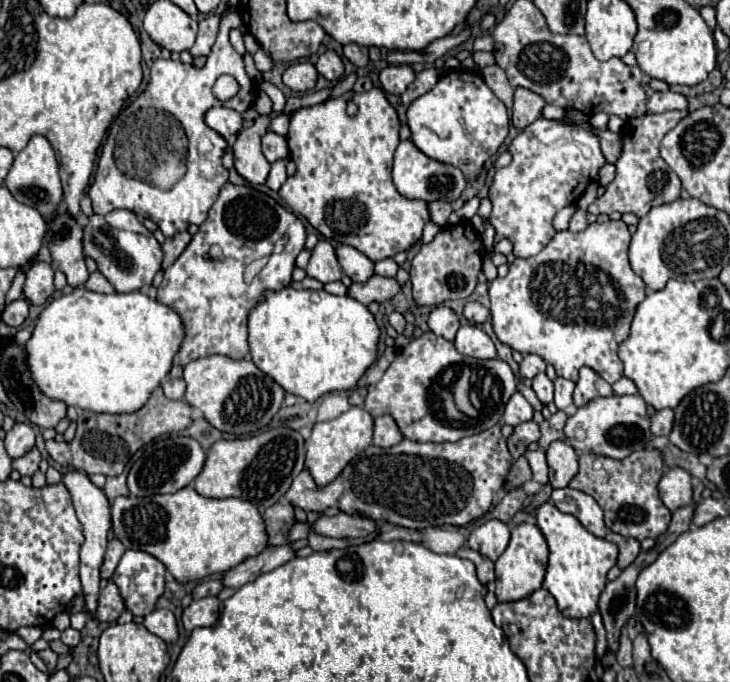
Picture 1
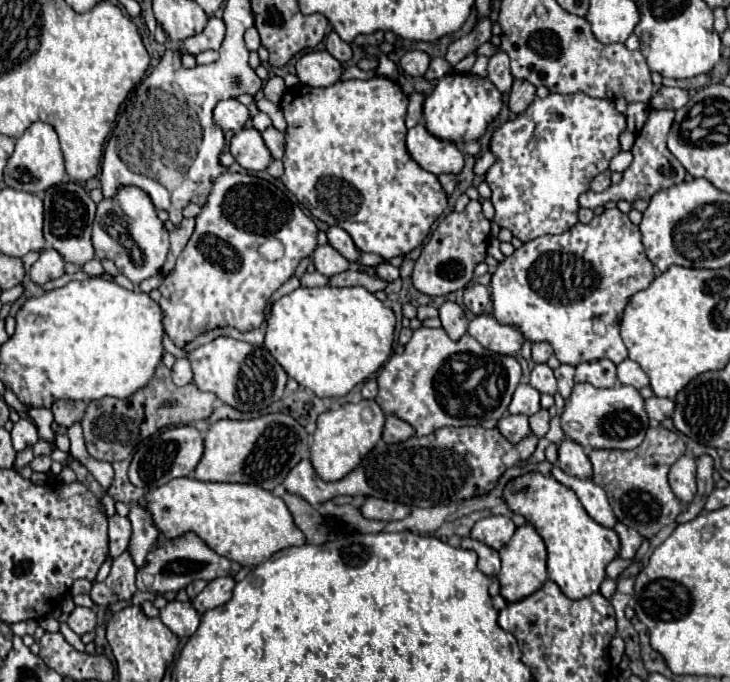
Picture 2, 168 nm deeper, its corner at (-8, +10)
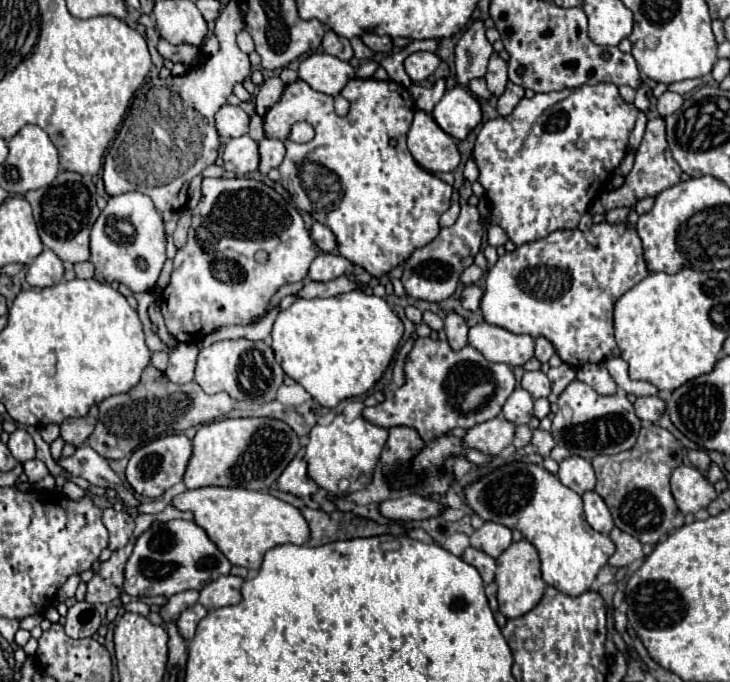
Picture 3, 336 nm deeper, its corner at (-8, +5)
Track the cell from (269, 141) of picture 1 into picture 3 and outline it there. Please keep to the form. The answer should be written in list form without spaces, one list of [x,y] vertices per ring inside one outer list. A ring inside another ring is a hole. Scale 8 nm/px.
[[[264,137],[258,145],[260,145],[260,149],[258,149],[260,151],[260,167],[258,167],[258,171],[262,175],[266,175],[272,167],[278,167],[282,163],[282,159],[286,155],[286,147],[284,147],[282,141],[268,139],[268,137]]]

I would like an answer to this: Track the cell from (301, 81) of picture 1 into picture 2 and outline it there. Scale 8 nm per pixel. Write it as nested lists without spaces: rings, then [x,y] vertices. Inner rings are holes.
[[[326,50],[308,52],[296,62],[296,76],[306,86],[326,88],[340,80],[342,64]]]

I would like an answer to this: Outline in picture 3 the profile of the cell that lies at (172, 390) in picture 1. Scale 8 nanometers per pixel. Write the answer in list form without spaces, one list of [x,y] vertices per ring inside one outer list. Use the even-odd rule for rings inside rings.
[[[178,343],[178,349],[170,353],[170,365],[164,371],[170,381],[176,385],[190,383],[194,379],[198,347],[194,343]]]

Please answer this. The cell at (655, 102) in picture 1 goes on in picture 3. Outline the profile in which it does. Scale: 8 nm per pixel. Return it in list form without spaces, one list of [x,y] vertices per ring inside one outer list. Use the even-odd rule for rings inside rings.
[[[666,91],[666,93],[658,99],[656,109],[658,109],[658,113],[660,113],[662,117],[666,117],[666,115],[670,115],[670,113],[676,113],[676,111],[682,107],[682,103],[684,103],[682,95],[672,93],[672,91]]]

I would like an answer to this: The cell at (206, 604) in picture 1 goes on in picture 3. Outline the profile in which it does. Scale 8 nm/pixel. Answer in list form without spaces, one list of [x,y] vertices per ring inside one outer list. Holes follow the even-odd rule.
[[[222,575],[216,581],[208,583],[202,591],[200,591],[200,603],[212,611],[224,605],[236,605],[240,601],[240,587],[242,587],[244,579],[234,577],[234,575]]]

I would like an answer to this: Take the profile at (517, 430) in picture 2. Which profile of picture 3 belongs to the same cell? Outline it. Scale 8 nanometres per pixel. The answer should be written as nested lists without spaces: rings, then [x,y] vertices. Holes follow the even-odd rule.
[[[496,417],[492,421],[472,427],[464,437],[464,443],[482,453],[498,455],[506,445],[514,441],[514,431],[516,431],[516,425],[510,425],[510,421]]]

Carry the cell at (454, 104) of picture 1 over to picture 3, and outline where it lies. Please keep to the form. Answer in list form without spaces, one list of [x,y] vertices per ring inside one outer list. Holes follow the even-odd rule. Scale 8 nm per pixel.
[[[456,85],[448,89],[436,103],[432,117],[444,133],[458,141],[464,141],[468,133],[482,123],[482,107],[468,89]]]

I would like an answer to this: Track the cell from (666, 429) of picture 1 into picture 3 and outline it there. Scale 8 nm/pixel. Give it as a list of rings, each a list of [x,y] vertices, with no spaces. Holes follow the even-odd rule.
[[[638,397],[634,403],[634,409],[640,419],[656,423],[666,411],[666,403],[660,397]]]

